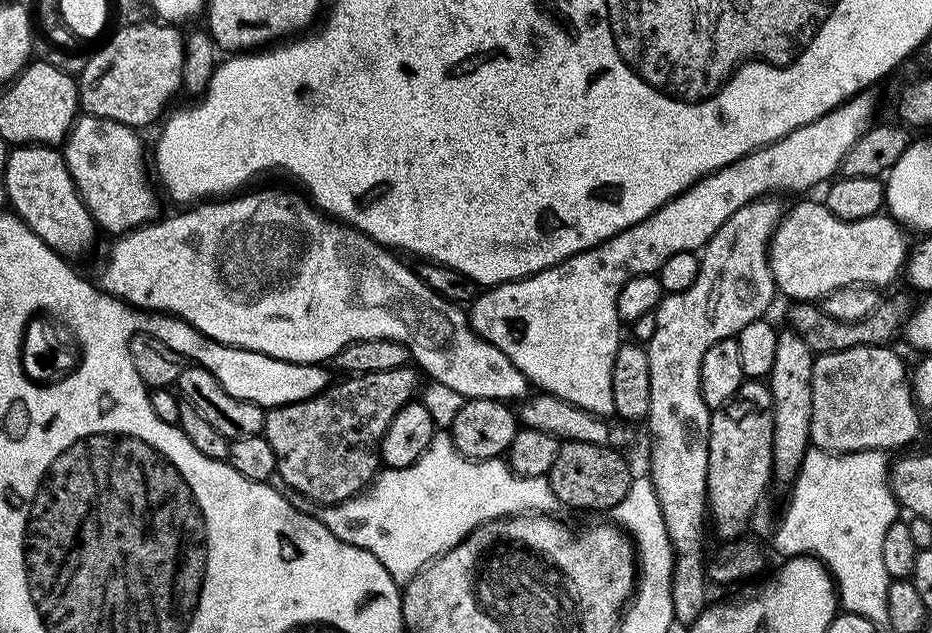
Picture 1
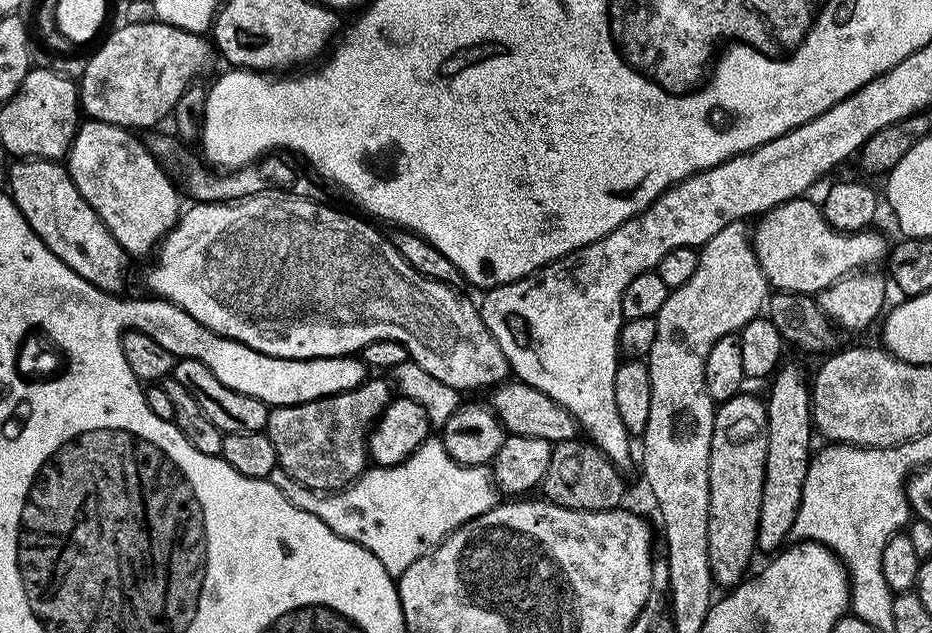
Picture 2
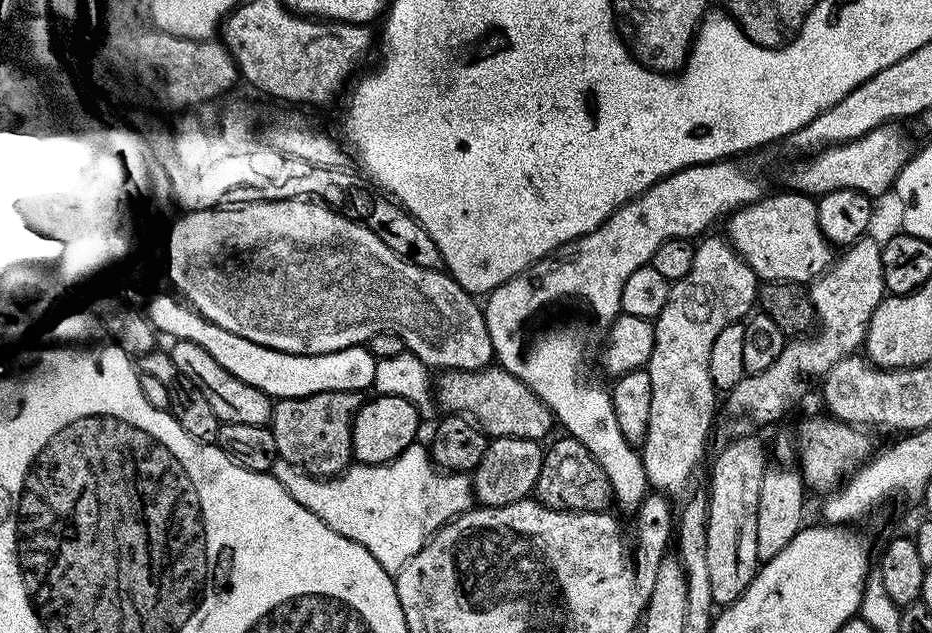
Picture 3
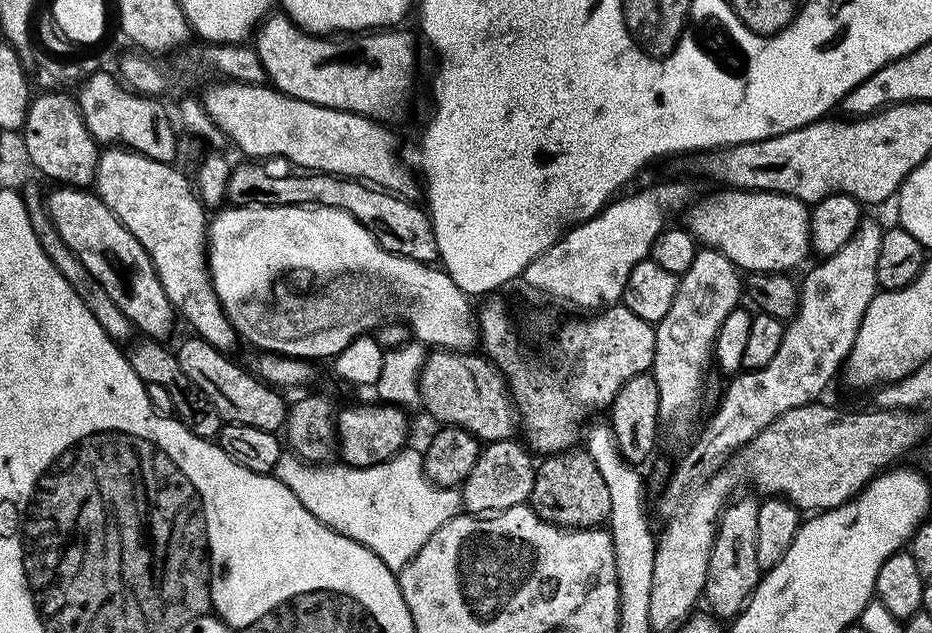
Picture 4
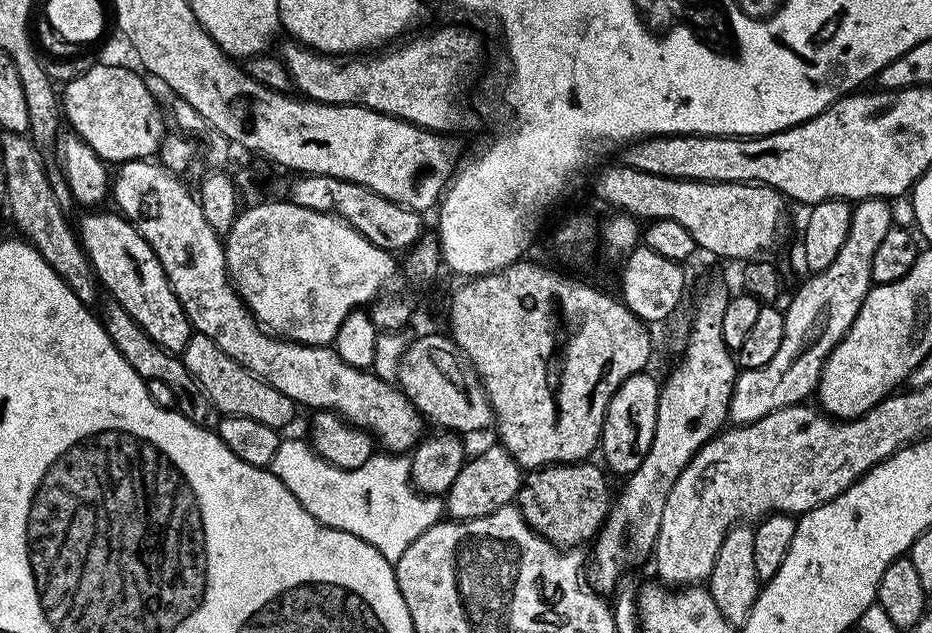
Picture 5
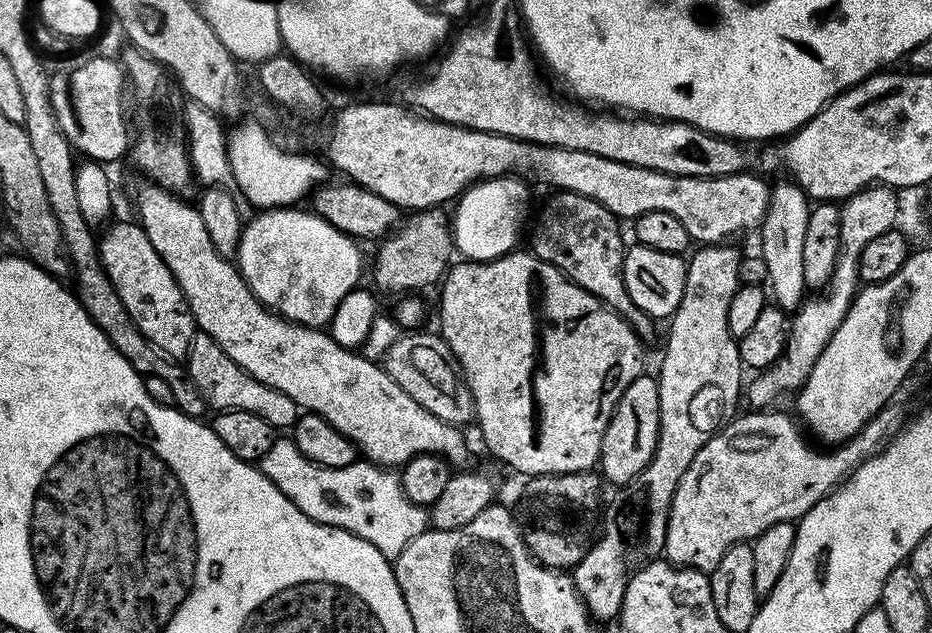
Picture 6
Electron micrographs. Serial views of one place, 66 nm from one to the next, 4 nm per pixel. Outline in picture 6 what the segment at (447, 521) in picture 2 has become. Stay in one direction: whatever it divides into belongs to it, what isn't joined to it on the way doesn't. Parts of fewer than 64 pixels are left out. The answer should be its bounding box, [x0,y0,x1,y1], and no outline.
[258,438,429,557]

